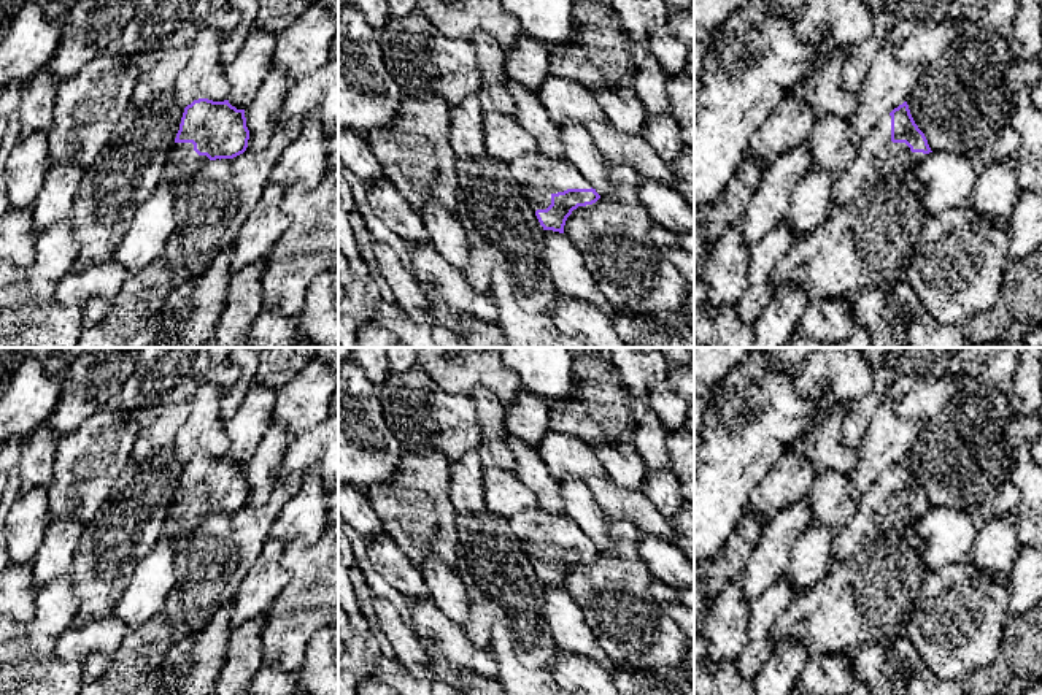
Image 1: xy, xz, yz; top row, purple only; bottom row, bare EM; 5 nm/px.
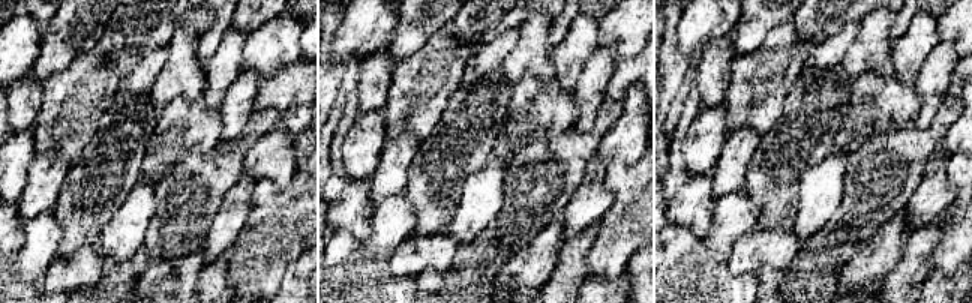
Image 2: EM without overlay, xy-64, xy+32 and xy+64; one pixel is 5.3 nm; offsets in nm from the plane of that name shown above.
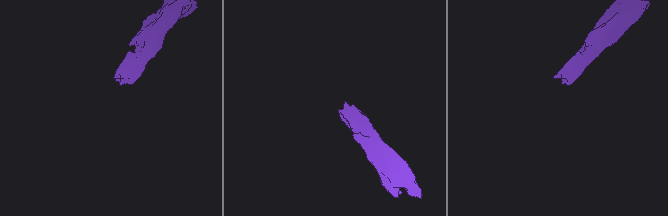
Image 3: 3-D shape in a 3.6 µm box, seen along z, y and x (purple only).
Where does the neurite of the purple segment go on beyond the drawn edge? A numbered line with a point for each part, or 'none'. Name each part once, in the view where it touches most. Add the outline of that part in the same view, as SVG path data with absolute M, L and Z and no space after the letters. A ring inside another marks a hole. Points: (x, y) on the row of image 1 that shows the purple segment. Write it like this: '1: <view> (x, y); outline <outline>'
1: xz (539, 176); outline M540 152L515 159L507 163L515 181L524 190L535 213L551 205L551 195L567 189L591 189L573 163L564 159L550 159Z

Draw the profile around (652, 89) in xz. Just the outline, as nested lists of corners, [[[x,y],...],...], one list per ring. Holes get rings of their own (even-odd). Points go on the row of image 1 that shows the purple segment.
[[[637,51],[632,63],[640,68],[640,79],[637,83],[621,83],[619,86],[631,89],[650,116],[670,114],[672,106],[667,95],[670,75],[661,68],[651,54],[646,56],[643,51]]]

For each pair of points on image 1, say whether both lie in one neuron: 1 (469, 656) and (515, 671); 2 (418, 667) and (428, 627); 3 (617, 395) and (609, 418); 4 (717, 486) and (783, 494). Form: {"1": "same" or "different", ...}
{"1": "different", "2": "different", "3": "different", "4": "different"}

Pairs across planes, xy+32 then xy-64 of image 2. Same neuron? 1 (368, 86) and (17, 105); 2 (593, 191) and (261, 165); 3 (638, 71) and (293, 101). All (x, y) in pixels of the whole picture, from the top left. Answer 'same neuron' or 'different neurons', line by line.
1: same neuron
2: different neurons
3: same neuron

